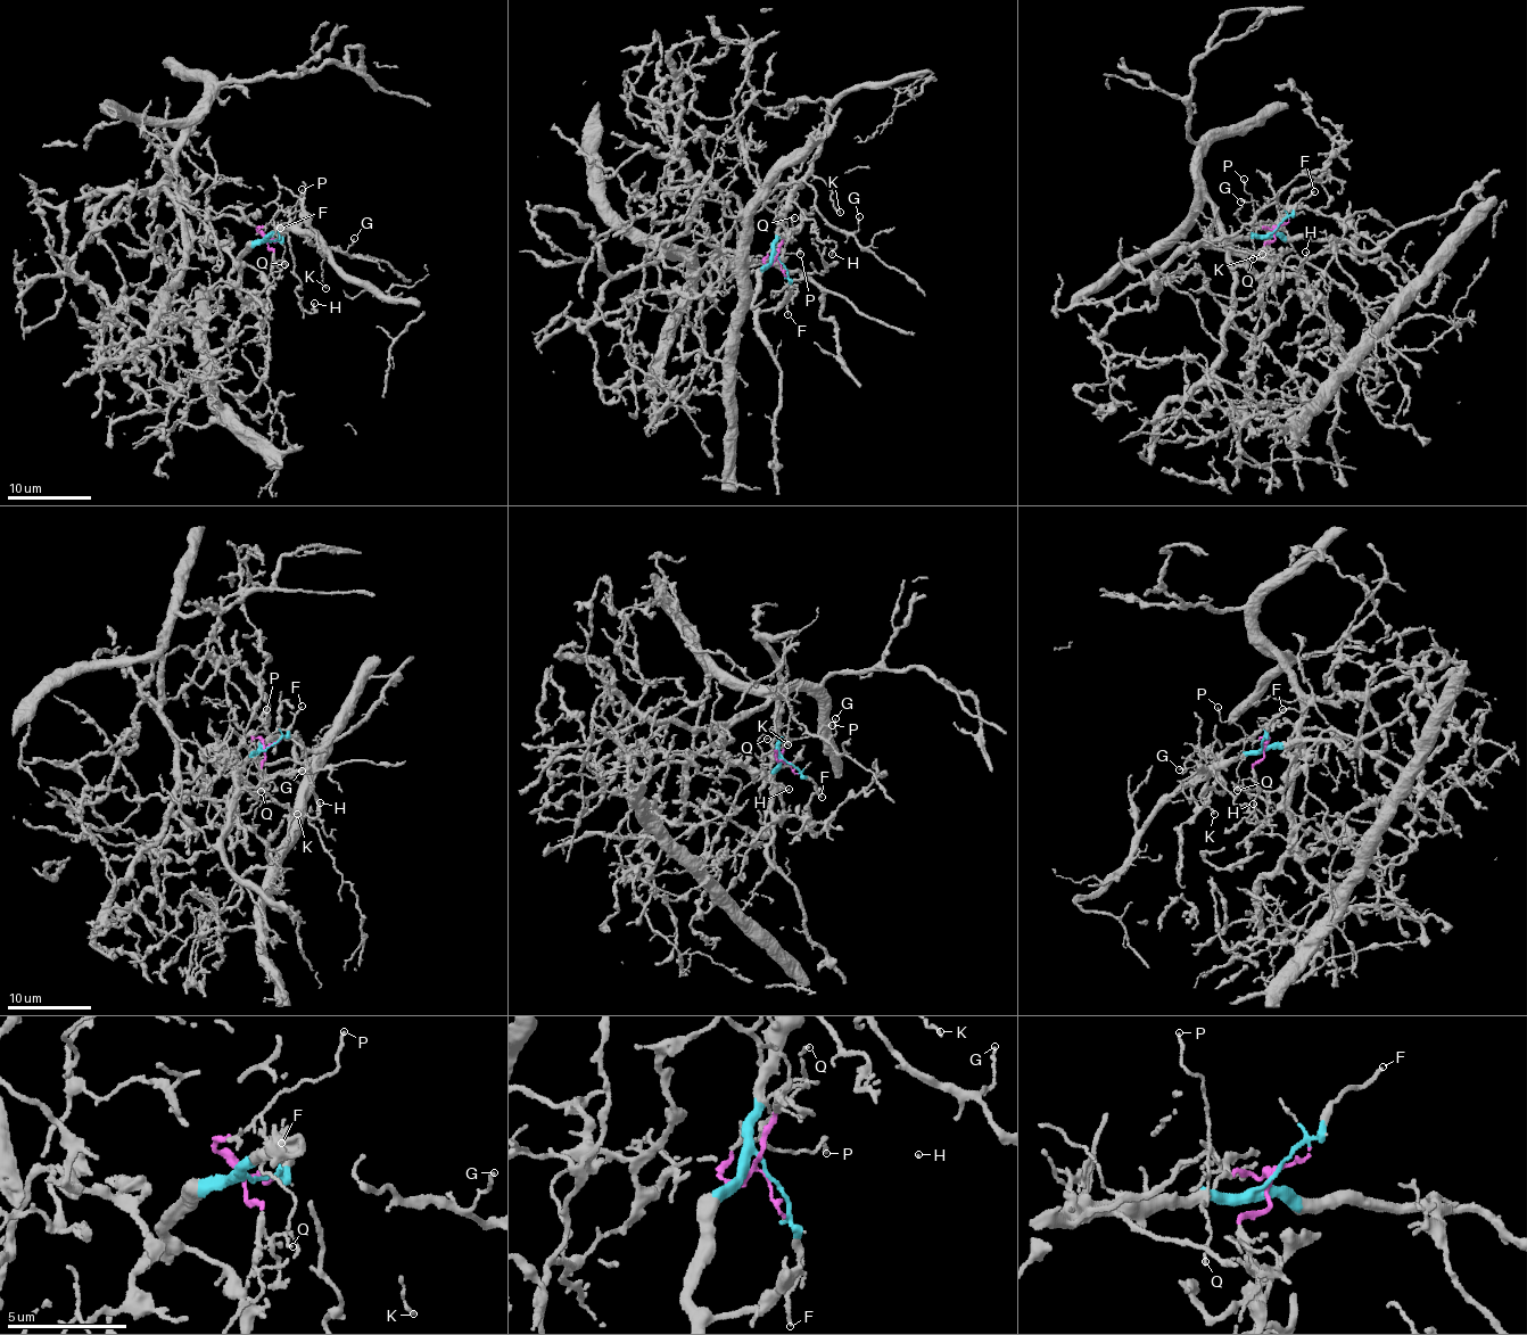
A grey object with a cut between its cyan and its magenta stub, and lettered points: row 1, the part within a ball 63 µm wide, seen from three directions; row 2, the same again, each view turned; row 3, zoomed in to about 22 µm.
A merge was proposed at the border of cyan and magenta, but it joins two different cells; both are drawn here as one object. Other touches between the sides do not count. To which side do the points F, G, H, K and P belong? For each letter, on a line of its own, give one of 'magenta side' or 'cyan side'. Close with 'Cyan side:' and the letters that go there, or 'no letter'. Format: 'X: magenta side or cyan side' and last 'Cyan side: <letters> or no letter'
F: cyan side
G: cyan side
H: cyan side
K: cyan side
P: magenta side
Cyan side: F, G, H, K

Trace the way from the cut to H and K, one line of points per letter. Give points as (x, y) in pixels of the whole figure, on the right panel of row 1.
H: (1274, 229), (1265, 236), (1247, 237), (1223, 244), (1297, 269), (1305, 252)
K: (1274, 229), (1265, 236), (1224, 237), (1203, 242), (1206, 239), (1218, 246), (1229, 242), (1263, 254)

